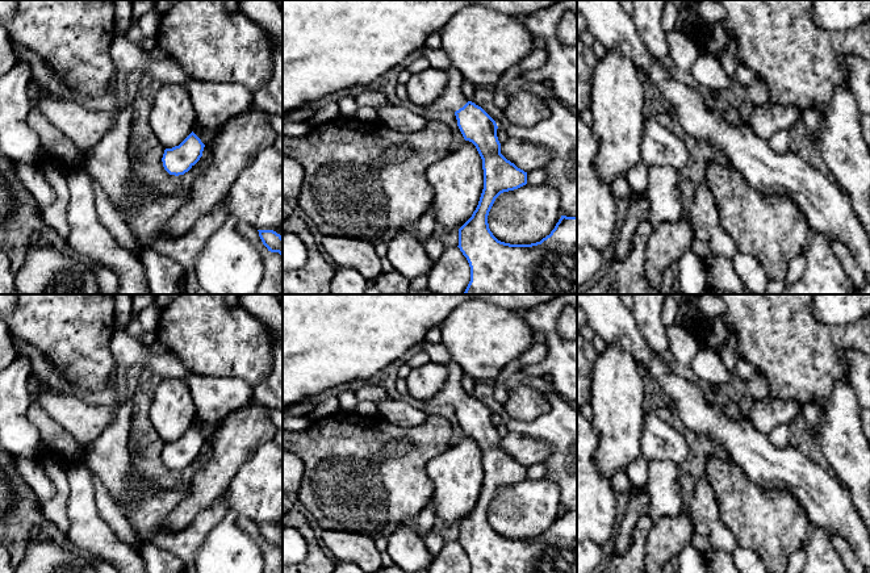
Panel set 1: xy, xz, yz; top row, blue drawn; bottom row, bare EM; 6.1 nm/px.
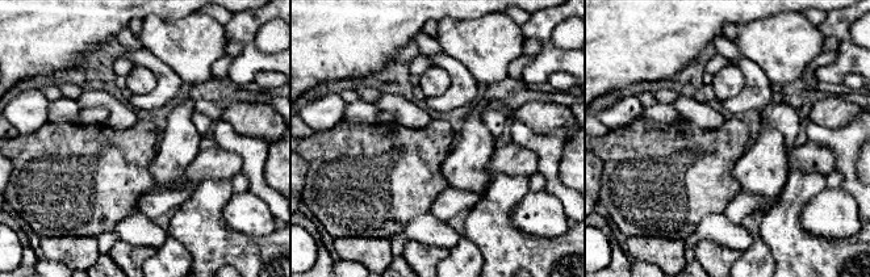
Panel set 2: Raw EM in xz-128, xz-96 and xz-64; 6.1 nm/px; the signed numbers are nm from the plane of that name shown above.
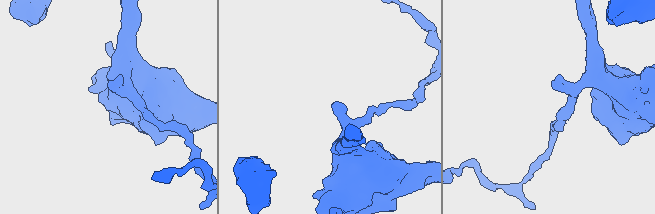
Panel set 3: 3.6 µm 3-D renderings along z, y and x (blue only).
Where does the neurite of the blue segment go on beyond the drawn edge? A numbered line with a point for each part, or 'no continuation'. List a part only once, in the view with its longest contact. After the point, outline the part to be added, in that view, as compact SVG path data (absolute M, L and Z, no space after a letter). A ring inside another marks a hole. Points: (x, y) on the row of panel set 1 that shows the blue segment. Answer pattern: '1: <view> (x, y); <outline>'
1: xz (454, 99); M456 67L446 70L448 85L442 97L432 103L428 108L431 110L452 110L456 112L463 108L469 100L463 93L464 76Z

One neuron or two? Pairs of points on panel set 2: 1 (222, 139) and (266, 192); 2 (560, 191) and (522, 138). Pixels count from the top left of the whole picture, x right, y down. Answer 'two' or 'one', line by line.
1: one
2: one

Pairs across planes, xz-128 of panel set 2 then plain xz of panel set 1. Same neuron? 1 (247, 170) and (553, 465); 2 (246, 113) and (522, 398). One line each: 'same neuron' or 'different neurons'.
1: same neuron
2: same neuron

